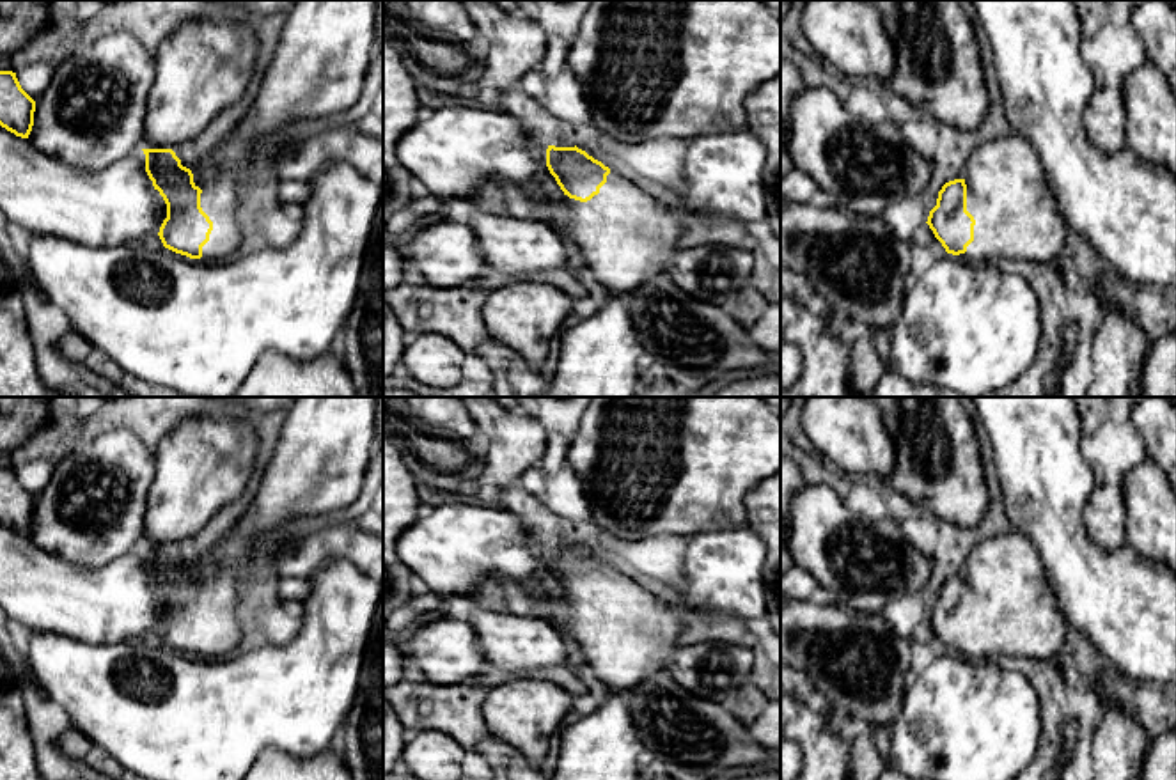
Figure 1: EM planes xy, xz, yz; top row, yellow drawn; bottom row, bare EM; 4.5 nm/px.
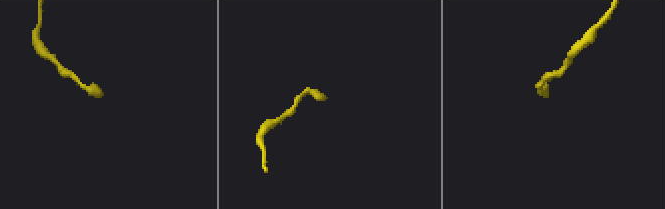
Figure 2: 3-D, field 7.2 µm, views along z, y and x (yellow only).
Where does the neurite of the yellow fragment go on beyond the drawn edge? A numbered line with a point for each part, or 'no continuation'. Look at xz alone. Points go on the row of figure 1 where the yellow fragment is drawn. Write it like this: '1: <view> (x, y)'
1: xz (627, 236)

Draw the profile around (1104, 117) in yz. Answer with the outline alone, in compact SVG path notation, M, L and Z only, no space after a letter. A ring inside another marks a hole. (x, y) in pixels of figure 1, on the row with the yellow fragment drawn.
M1121 85L1098 87L1082 119L1086 135L1100 151L1112 154L1126 149L1126 106Z

